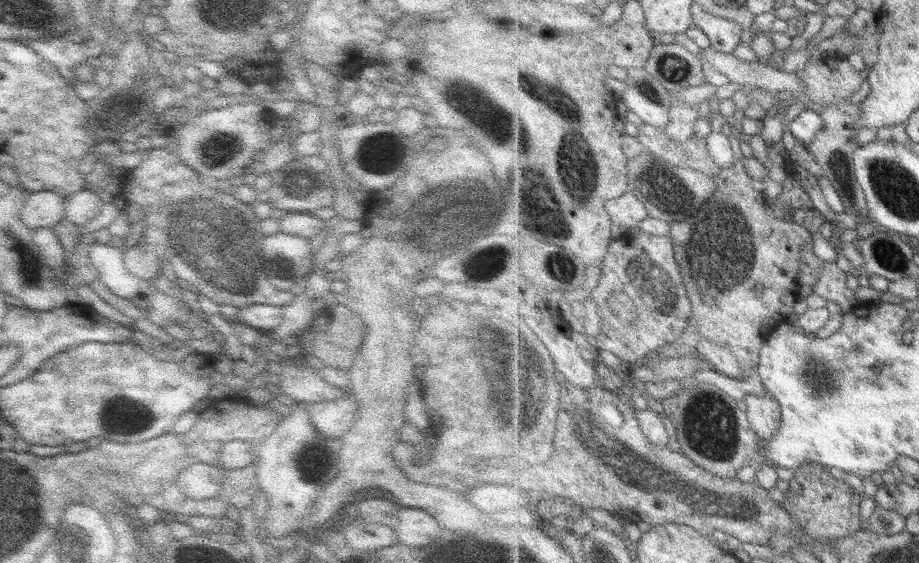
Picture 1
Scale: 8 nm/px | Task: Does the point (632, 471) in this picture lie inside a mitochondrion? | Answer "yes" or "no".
yes

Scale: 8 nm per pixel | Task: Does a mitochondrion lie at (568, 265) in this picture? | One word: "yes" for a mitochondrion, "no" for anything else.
yes

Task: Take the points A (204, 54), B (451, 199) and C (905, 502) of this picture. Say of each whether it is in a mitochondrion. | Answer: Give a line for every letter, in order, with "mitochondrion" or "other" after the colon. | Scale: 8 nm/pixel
A: other
B: mitochondrion
C: other

